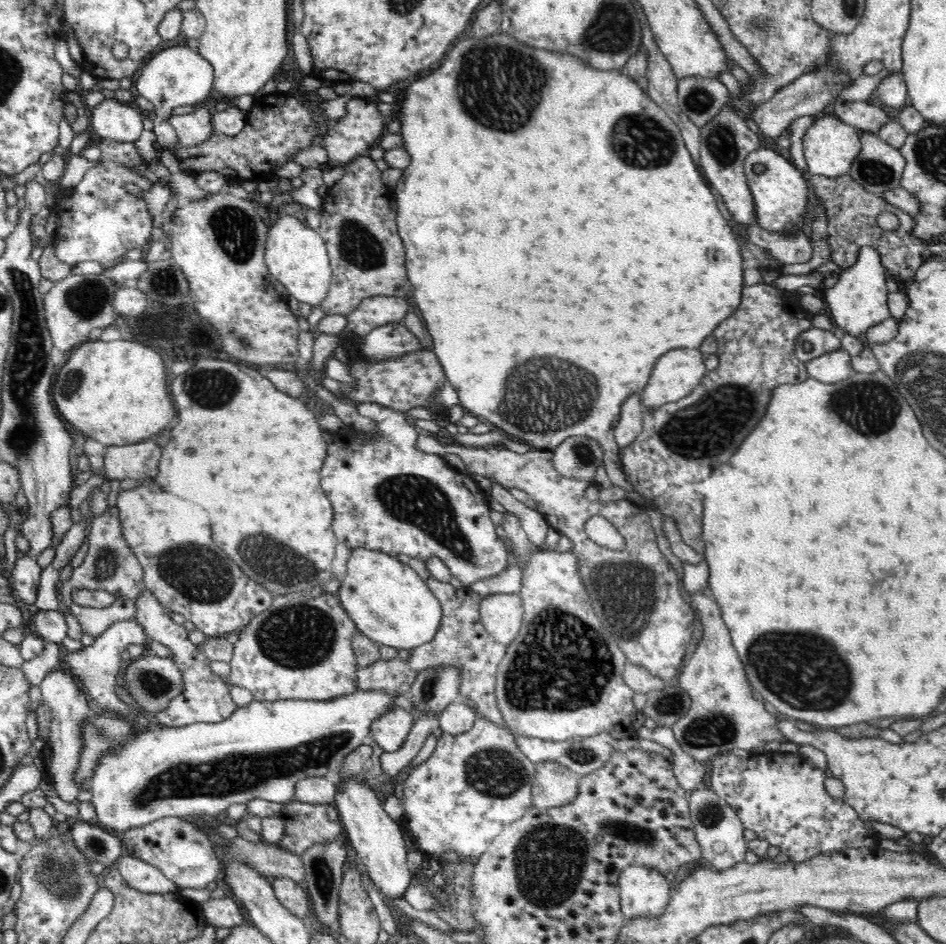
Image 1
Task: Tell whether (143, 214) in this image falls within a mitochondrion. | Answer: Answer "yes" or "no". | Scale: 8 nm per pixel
no

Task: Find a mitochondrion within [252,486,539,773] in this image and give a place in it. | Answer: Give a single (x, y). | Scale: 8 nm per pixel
(297, 637)

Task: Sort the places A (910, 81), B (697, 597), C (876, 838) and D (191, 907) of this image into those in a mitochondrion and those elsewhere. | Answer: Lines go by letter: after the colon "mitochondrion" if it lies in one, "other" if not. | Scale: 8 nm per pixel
A: other
B: other
C: other
D: other

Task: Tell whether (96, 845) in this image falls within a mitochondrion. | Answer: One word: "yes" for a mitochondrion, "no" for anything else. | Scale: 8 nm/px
yes

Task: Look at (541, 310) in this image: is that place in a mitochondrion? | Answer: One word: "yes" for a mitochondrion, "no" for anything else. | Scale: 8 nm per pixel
no

